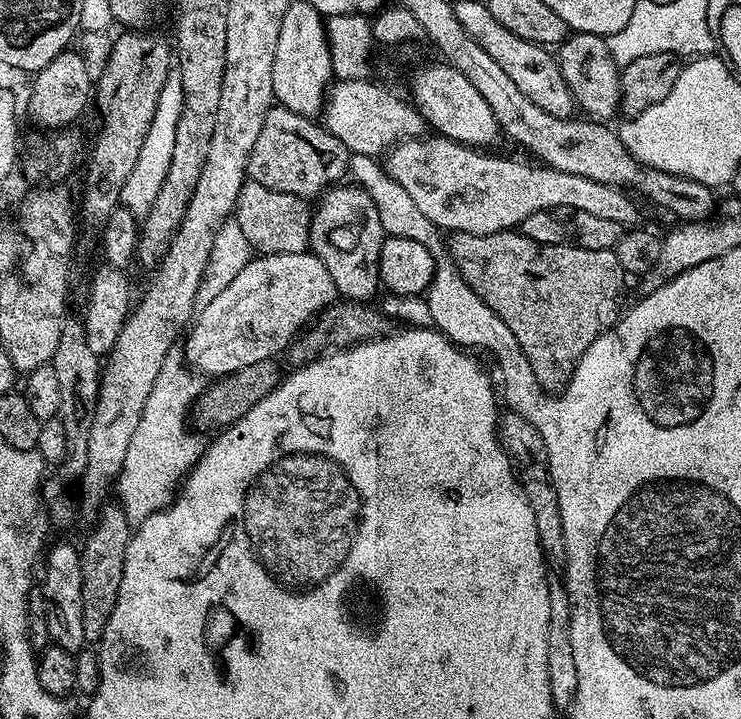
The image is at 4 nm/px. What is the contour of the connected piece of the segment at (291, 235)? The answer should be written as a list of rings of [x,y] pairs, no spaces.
[[[245,179],[238,194],[234,219],[236,225],[246,234],[246,242],[260,254],[270,252],[307,252],[310,245],[310,222],[313,209],[308,208],[309,201],[302,196],[282,194],[270,190],[258,182]]]

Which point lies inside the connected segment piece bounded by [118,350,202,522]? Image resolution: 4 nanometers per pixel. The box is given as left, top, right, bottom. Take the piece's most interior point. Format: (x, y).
(162, 453)

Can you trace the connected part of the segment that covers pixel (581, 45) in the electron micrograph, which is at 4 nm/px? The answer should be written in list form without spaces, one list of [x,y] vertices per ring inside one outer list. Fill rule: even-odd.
[[[572,32],[564,39],[564,43],[558,48],[558,61],[561,68],[562,78],[565,79],[566,86],[572,95],[572,99],[578,105],[579,111],[585,117],[597,122],[611,121],[612,115],[620,112],[620,73],[615,58],[610,54],[608,41],[605,37],[595,36],[589,32]]]

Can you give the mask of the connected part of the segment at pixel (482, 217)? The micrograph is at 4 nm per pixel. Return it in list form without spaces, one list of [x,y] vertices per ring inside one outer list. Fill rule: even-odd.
[[[439,134],[402,140],[387,156],[386,169],[390,178],[414,198],[415,205],[430,222],[449,233],[506,232],[530,218],[530,214],[560,208],[574,208],[575,213],[594,214],[623,226],[637,223],[636,204],[619,187],[594,182],[578,174],[559,172],[556,168],[535,168],[518,160],[487,156],[484,150],[447,140]]]

